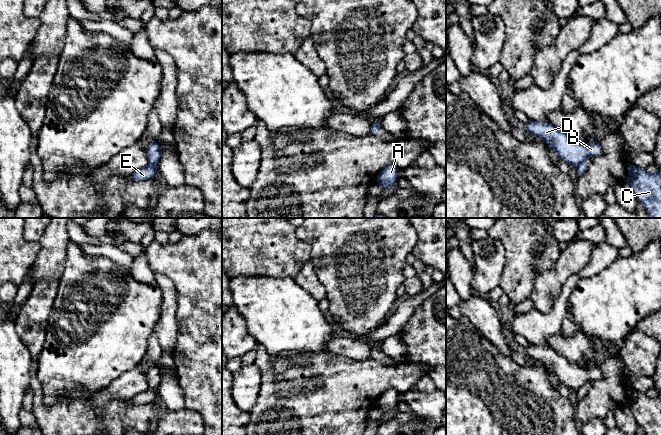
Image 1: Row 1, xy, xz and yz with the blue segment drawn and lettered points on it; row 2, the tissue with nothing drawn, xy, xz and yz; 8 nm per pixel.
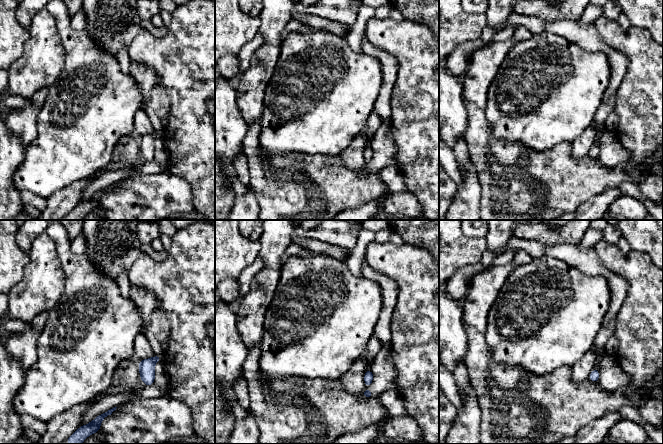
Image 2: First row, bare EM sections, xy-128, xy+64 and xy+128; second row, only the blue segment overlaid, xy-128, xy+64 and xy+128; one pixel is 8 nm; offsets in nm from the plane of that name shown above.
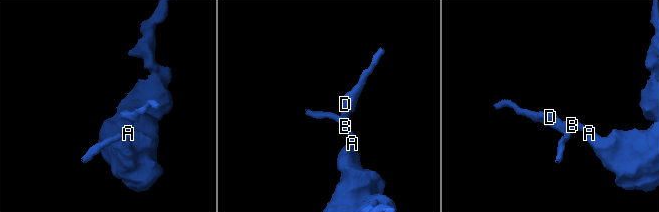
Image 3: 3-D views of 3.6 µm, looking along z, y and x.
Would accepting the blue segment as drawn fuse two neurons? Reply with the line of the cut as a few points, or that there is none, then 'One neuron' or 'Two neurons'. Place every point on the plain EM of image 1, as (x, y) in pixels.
Split along xy (149, 386), (156, 389). Two neurons

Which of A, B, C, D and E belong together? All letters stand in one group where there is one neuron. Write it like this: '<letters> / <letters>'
A B C D / E

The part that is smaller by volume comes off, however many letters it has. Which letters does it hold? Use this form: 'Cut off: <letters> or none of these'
Cut off: E

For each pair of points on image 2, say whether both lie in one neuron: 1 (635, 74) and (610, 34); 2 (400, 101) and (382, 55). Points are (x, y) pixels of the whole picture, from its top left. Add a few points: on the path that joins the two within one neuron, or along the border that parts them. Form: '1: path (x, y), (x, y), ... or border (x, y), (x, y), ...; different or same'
1: path (635, 63), (635, 56), (621, 42); same
2: border (397, 61), (397, 76), (392, 90), (390, 107); different

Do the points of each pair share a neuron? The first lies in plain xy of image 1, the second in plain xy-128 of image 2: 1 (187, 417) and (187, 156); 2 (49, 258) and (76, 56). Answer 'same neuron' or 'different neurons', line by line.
1: different neurons
2: different neurons

